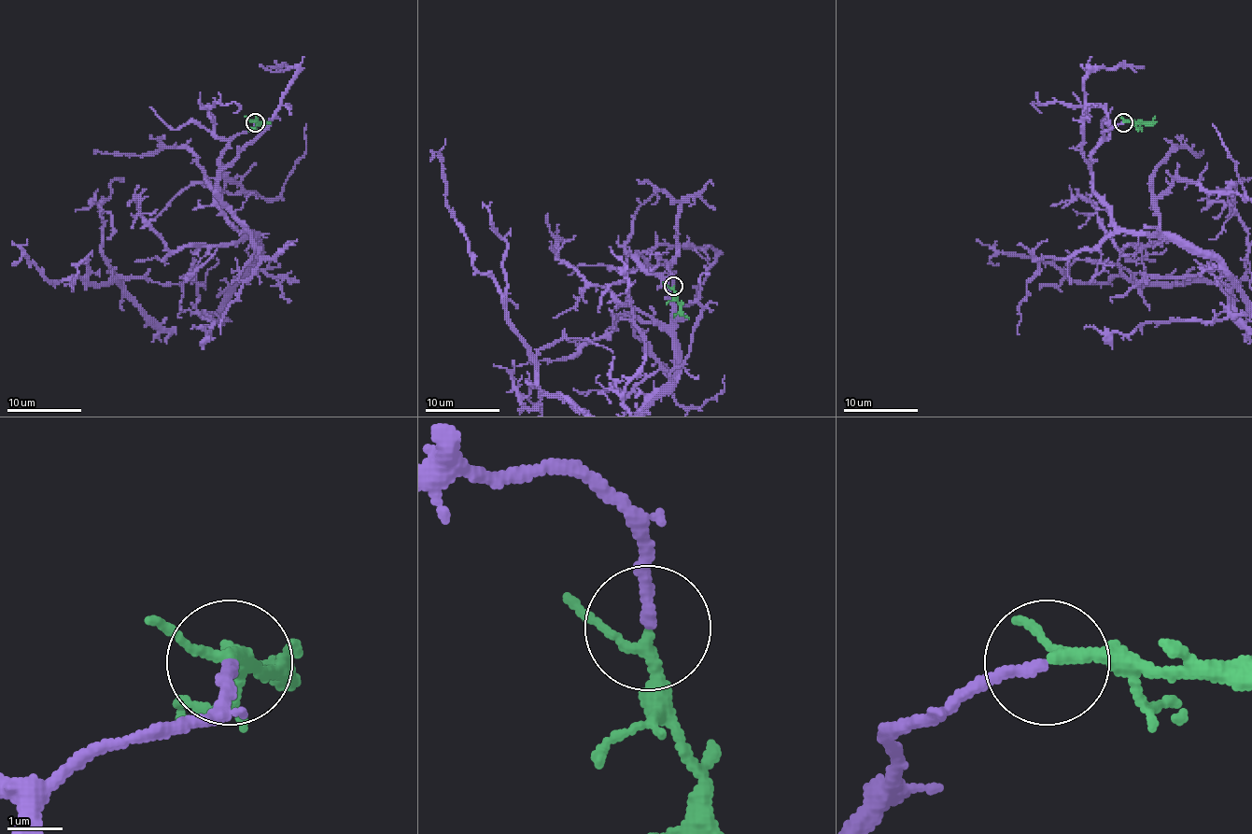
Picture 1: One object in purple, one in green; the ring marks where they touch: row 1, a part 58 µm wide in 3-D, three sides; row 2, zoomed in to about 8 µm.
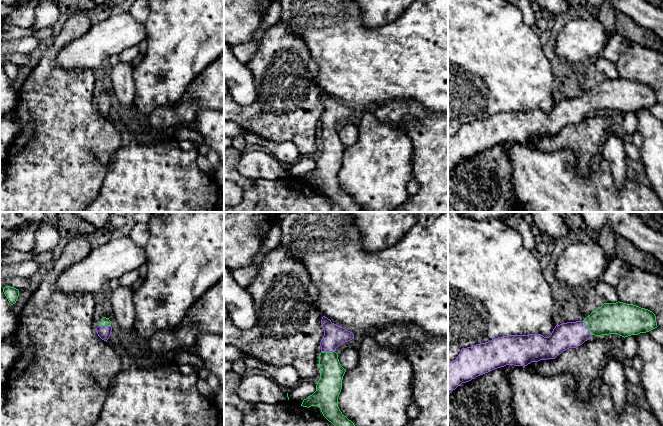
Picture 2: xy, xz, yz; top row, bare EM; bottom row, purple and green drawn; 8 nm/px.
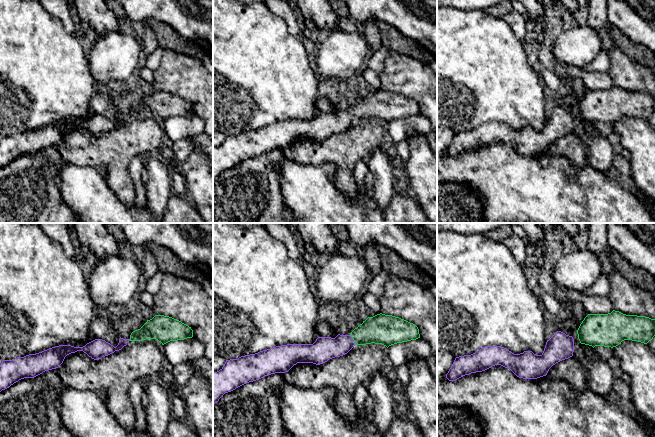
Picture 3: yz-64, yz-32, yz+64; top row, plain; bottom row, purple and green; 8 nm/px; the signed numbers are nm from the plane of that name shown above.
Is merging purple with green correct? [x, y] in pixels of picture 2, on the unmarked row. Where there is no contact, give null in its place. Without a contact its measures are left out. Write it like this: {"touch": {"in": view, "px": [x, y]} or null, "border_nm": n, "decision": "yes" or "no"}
{"touch": {"in": "yz", "px": [587, 103]}, "border_nm": 140, "decision": "yes"}

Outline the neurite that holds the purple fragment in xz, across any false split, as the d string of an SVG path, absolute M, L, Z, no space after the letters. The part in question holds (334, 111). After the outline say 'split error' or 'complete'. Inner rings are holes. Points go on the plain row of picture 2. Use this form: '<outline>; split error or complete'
M323 92L321 100L324 112L321 116L319 131L320 155L316 167L303 176L301 182L320 184L323 192L340 206L342 212L359 212L360 206L342 190L338 183L338 173L346 146L341 142L336 124L354 115L354 110L331 98Z; split error

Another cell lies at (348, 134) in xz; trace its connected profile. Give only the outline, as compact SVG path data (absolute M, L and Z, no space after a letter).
M347 124L338 131L341 142L347 147L352 145L358 139L358 126Z

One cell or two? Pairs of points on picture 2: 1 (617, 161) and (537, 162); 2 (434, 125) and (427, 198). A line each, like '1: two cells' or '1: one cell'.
1: two cells
2: one cell

